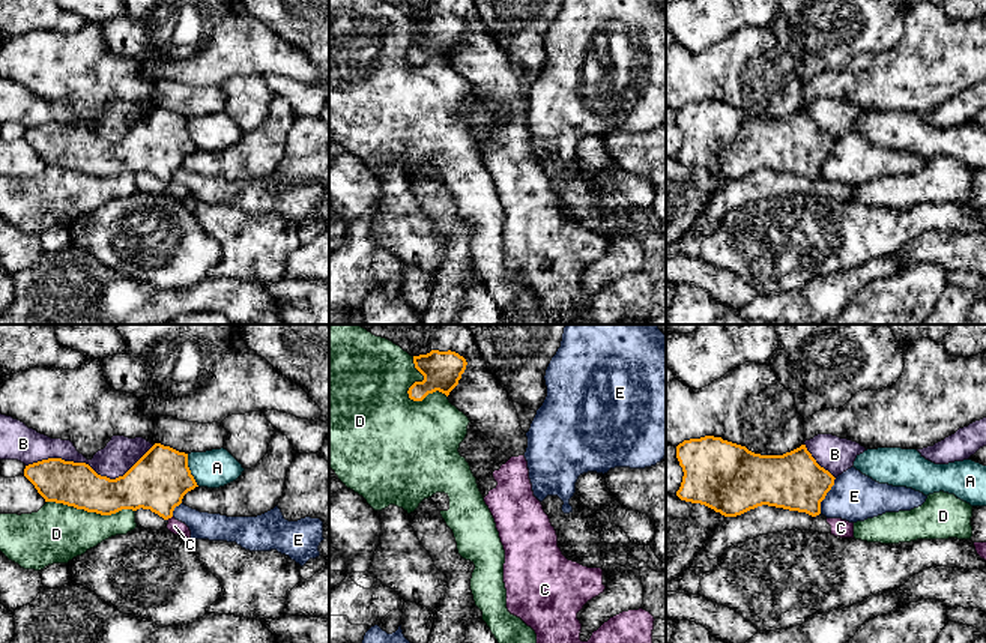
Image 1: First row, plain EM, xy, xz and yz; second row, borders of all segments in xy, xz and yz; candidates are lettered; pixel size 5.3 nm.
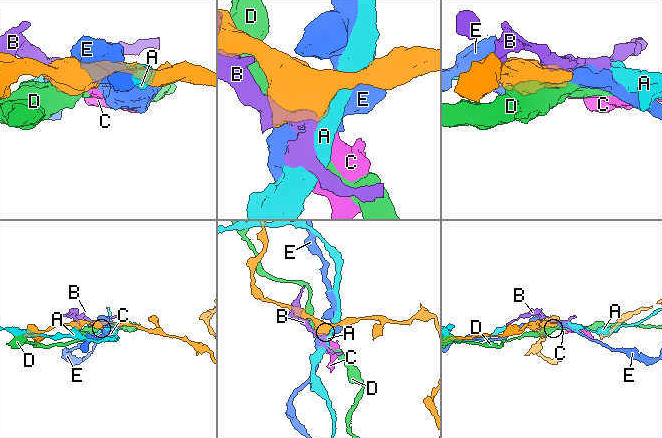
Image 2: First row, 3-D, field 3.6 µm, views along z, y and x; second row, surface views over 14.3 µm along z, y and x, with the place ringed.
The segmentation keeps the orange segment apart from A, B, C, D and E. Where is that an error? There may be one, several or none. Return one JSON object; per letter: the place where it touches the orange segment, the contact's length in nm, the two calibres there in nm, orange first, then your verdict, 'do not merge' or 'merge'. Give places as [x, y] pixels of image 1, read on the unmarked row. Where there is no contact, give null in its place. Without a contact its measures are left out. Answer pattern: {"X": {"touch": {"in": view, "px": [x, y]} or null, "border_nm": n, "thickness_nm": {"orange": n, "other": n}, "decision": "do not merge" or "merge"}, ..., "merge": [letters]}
{"A": {"touch": {"in": "xy", "px": [190, 134]}, "border_nm": 190, "thickness_nm": {"orange": 320, "other": 200}, "decision": "do not merge"}, "B": {"touch": {"in": "xy", "px": [89, 129]}, "border_nm": 700, "thickness_nm": {"orange": 240, "other": 180}, "decision": "do not merge"}, "C": {"touch": {"in": "xy", "px": [169, 181]}, "border_nm": 40, "thickness_nm": {"orange": 320, "other": 80}, "decision": "do not merge"}, "D": {"touch": {"in": "xy", "px": [90, 175]}, "border_nm": 480, "thickness_nm": {"orange": 240, "other": 320}, "decision": "do not merge"}, "E": {"touch": {"in": "yz", "px": [825, 158]}, "border_nm": 220, "thickness_nm": {"orange": 320, "other": 260}, "decision": "do not merge"}, "merge": []}

